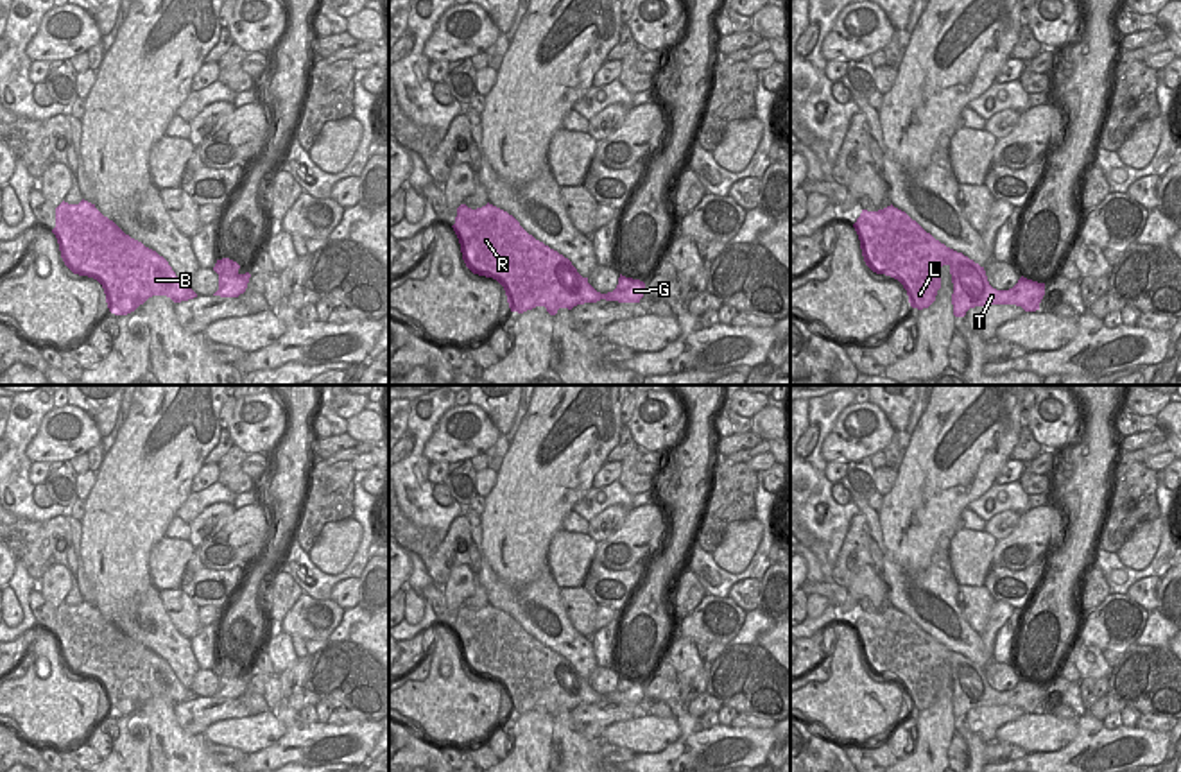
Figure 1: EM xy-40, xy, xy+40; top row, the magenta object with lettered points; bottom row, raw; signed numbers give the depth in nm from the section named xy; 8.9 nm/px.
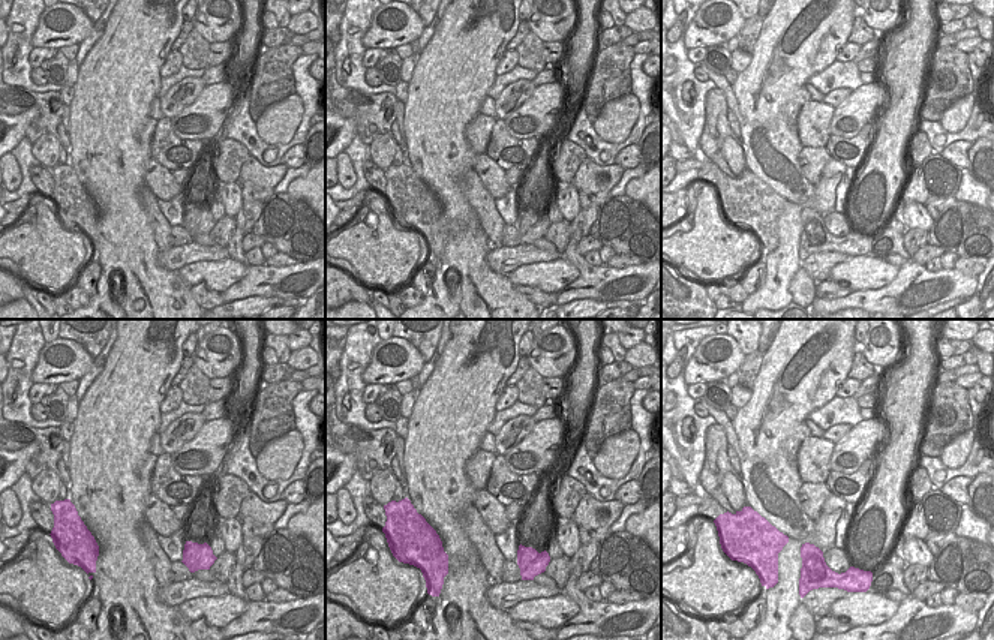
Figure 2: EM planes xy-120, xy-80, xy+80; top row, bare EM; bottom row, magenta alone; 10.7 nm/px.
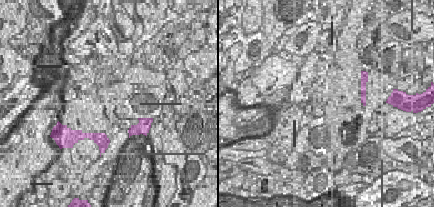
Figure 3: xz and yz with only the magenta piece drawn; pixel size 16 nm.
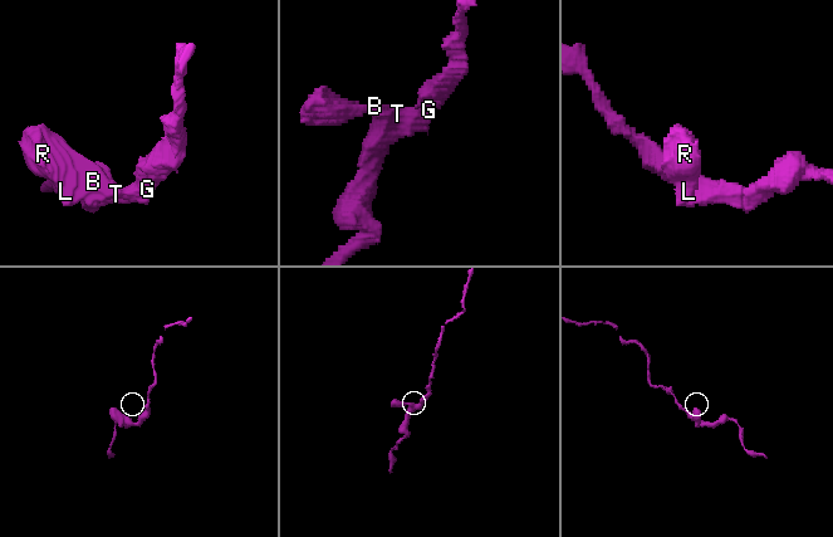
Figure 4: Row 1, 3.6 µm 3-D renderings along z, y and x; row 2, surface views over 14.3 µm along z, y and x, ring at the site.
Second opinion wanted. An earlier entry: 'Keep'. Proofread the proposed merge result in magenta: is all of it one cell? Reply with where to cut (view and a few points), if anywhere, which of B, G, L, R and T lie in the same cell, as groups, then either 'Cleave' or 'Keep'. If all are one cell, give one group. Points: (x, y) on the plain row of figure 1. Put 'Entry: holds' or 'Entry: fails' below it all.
No split. Groups: B G L R T. Keep.
Entry: holds

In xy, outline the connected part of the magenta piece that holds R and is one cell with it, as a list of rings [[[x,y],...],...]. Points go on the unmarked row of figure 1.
[[[489,604],[477,611],[461,605],[452,629],[466,668],[496,681],[511,713],[545,708],[556,716],[559,709],[572,711],[600,700],[640,704],[643,699],[645,684],[622,675],[613,693],[597,693],[568,659],[536,641],[513,616]]]

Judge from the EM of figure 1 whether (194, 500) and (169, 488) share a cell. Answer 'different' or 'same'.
different

